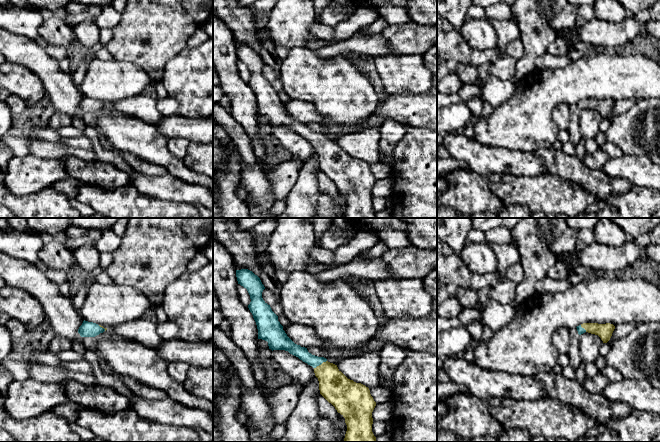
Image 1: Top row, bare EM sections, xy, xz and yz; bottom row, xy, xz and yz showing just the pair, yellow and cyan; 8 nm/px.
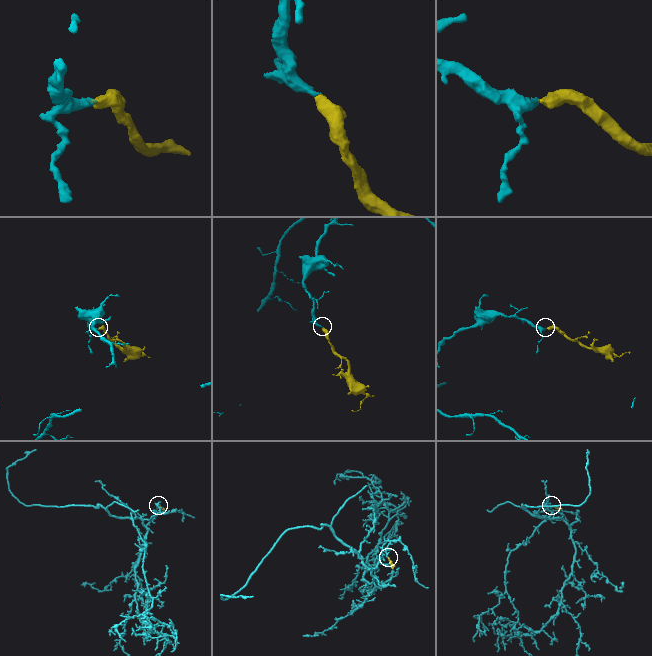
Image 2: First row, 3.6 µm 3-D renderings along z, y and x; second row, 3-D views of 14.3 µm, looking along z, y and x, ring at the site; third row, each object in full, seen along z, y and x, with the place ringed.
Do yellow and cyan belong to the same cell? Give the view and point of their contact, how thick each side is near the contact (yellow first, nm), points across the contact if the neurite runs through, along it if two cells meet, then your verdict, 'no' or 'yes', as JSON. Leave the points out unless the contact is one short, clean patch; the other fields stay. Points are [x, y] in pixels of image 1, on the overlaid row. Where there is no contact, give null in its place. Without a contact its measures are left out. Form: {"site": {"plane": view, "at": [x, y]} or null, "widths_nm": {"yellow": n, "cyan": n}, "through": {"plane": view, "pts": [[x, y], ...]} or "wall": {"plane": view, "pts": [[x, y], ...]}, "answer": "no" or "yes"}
{"site": {"plane": "xz", "at": [321, 364]}, "widths_nm": {"yellow": 240, "cyan": 100}, "through": {"plane": "xz", "pts": [[335, 387], [321, 364], [309, 359], [302, 353]]}, "answer": "yes"}

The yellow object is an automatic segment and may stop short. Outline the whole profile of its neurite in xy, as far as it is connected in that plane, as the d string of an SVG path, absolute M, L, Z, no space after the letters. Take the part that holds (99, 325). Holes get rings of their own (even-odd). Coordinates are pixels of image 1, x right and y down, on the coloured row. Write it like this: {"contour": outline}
{"contour": "M84 320L78 329L78 333L81 337L95 337L106 330L107 328L104 328L101 325Z"}

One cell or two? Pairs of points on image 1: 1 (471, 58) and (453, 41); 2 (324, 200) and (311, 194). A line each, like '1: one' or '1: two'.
1: one
2: two

